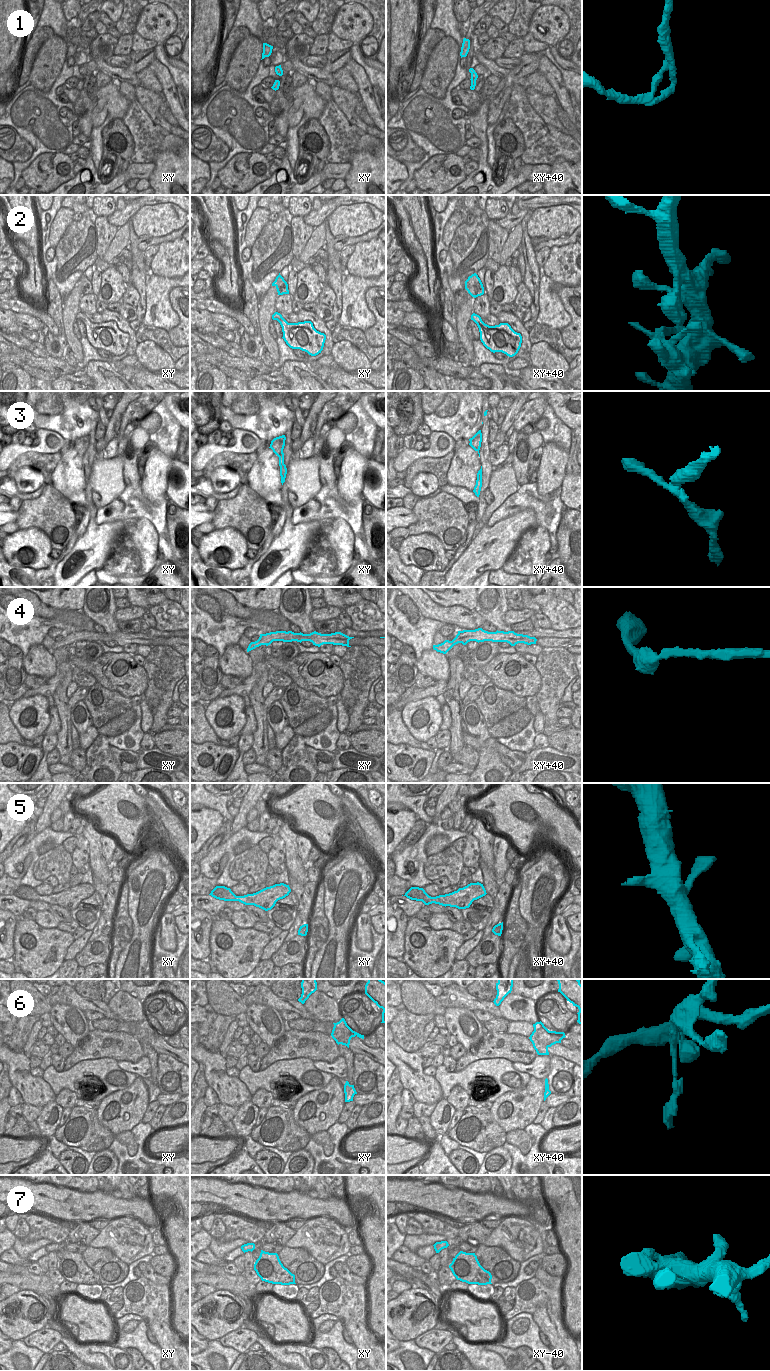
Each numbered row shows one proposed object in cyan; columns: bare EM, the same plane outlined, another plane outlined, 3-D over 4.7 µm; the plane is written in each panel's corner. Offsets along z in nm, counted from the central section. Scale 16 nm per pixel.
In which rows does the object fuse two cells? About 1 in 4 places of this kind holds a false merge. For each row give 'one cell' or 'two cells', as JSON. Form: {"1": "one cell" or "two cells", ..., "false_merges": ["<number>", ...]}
{"1": "two cells", "2": "one cell", "3": "one cell", "4": "one cell", "5": "one cell", "6": "two cells", "7": "one cell", "false_merges": ["1", "6"]}

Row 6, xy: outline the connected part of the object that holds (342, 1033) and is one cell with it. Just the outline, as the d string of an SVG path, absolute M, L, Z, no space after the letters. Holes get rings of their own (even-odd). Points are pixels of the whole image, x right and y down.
M340 1021L337 1023L333 1023L334 1027L331 1033L332 1038L336 1041L336 1043L345 1045L349 1048L350 1040L352 1037L359 1037L364 1039L364 1035L361 1035L355 1031L353 1031L346 1023L346 1021Z

